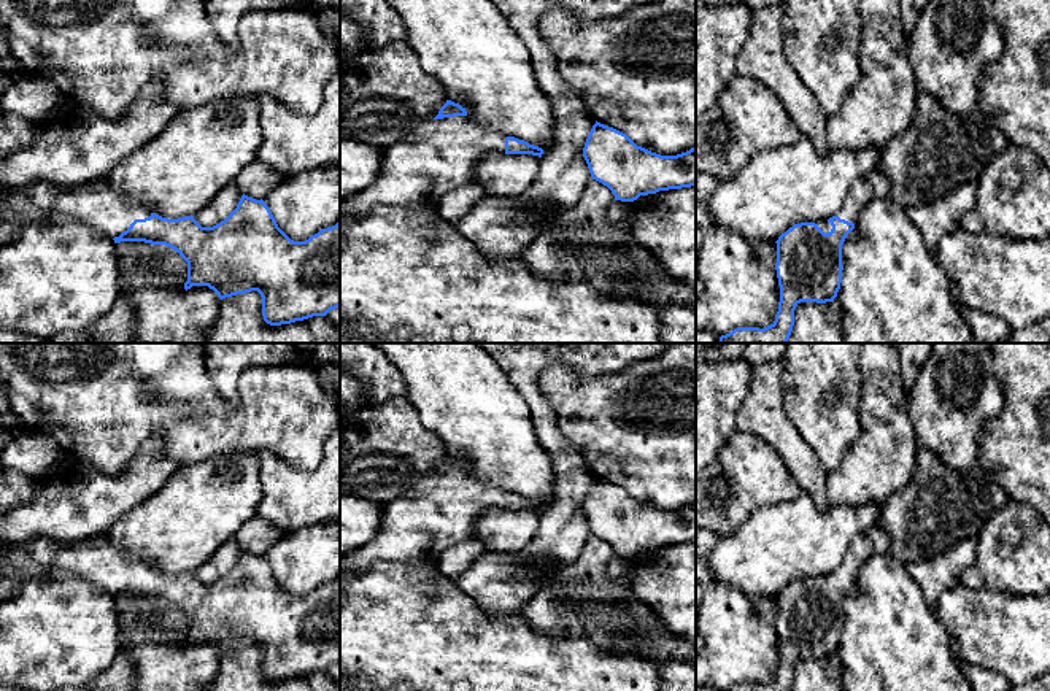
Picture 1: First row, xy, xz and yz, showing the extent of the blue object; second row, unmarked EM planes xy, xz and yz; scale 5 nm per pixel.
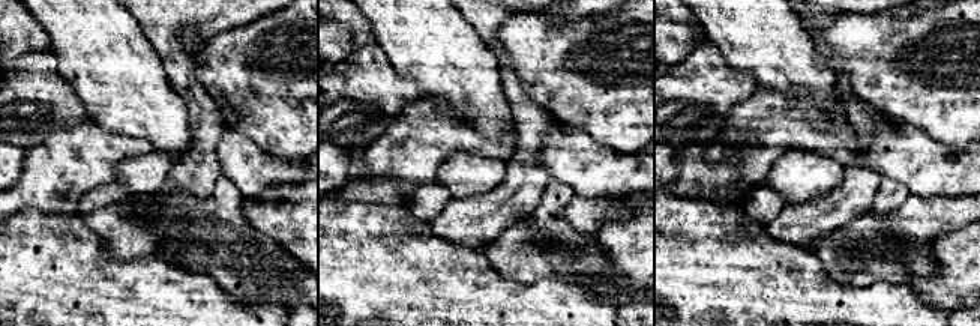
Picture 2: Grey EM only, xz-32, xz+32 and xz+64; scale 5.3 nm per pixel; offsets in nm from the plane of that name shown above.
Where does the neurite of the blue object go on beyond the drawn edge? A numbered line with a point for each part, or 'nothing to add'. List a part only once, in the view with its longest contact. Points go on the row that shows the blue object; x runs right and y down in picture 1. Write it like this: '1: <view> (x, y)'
1: xy (96, 204)

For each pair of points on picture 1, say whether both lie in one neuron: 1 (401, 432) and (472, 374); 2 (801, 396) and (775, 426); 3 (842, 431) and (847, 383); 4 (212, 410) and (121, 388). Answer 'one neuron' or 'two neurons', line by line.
1: two neurons
2: two neurons
3: one neuron
4: one neuron

